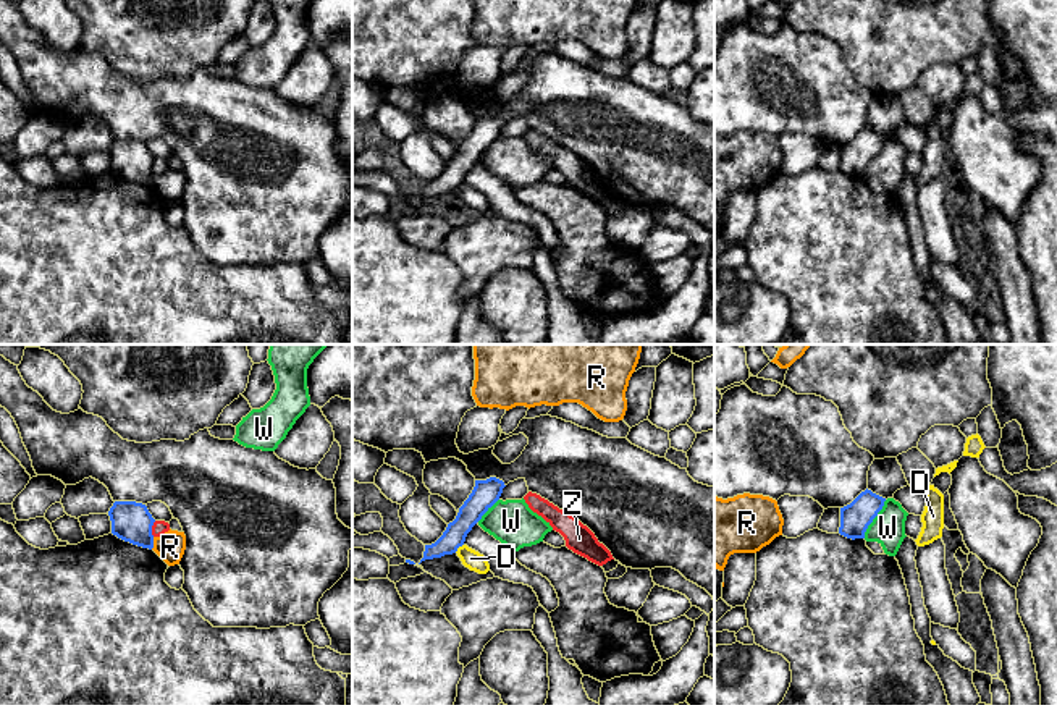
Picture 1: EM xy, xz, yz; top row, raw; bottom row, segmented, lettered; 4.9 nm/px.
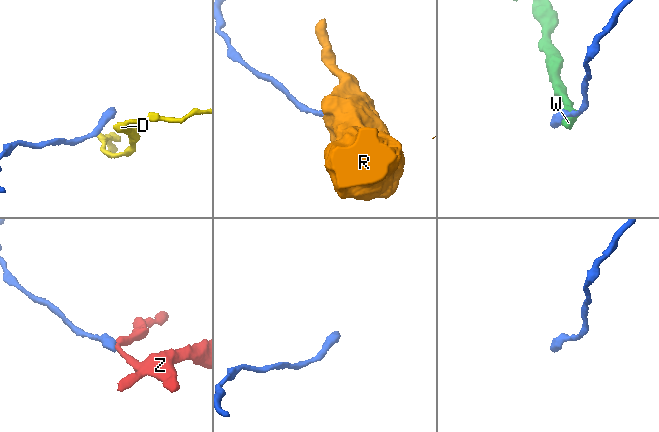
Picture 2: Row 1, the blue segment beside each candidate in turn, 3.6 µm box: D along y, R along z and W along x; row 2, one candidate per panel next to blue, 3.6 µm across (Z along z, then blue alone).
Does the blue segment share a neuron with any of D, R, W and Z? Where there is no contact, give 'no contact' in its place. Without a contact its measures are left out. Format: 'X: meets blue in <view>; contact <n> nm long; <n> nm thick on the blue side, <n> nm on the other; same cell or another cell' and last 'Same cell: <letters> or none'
D: meets blue in xz; contact 60 nm long; 120 nm thick on the blue side, 90 nm on the other; another cell
R: meets blue in xy; contact 70 nm long; 200 nm thick on the blue side, 150 nm on the other; another cell
W: meets blue in yz; contact 220 nm long; 150 nm thick on the blue side, 170 nm on the other; another cell
Z: meets blue in xy; contact 80 nm long; 200 nm thick on the blue side, 70 nm on the other; another cell
Same cell: none

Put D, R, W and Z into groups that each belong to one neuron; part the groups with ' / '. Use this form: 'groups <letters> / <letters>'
groups D / R / W / Z

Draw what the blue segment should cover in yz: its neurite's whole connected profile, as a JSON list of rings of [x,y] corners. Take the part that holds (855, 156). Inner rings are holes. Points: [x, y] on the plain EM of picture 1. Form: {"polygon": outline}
{"polygon": [[[871,128],[861,129],[850,142],[840,146],[839,171],[847,176],[865,176],[865,170],[878,150],[882,147],[886,136]]]}

